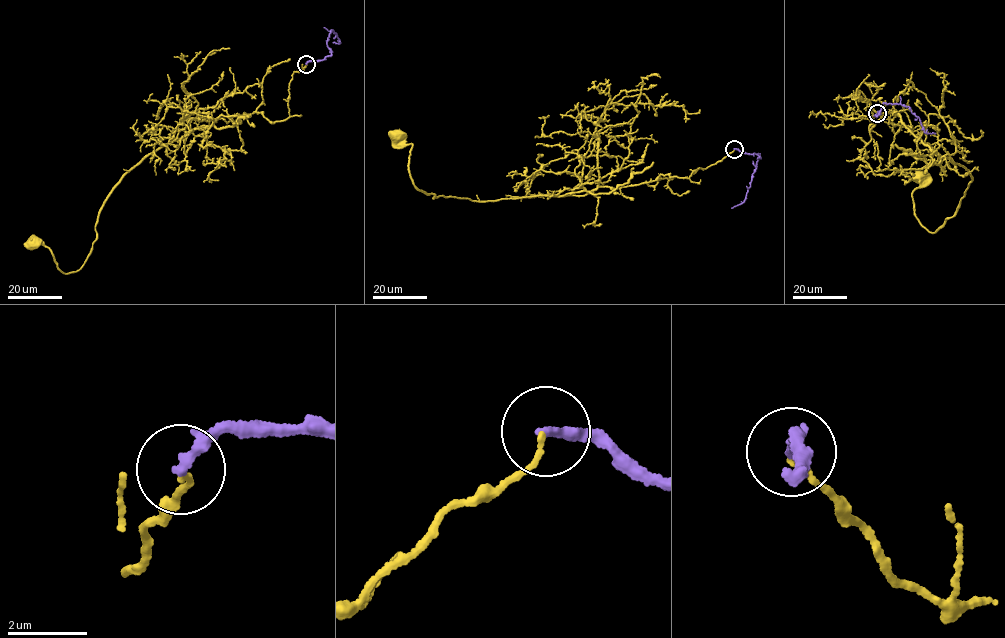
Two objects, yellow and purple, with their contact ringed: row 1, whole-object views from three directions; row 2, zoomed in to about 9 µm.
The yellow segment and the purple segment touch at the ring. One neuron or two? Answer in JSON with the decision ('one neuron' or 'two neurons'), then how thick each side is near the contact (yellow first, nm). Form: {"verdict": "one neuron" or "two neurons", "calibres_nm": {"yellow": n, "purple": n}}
{"verdict": "two neurons", "calibres_nm": {"yellow": 140, "purple": 280}}

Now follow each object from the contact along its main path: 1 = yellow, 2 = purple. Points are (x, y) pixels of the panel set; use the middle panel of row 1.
1: (734, 149), (688, 178), (479, 202), (419, 189), (412, 145), (397, 136)
2: (734, 149), (760, 156), (759, 154), (744, 201), (731, 208)

